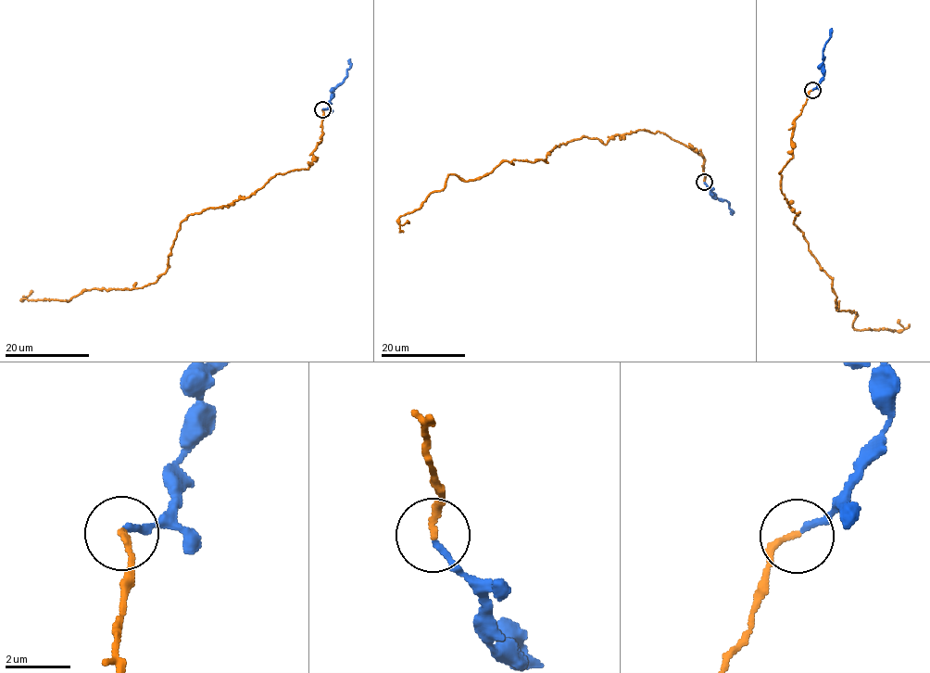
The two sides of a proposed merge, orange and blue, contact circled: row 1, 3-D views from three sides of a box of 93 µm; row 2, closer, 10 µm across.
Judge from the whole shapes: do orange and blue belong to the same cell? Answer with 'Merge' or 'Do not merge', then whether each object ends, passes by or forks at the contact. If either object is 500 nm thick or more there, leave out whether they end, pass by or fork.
Merge. At the ring orange ends. At the ring blue ends

